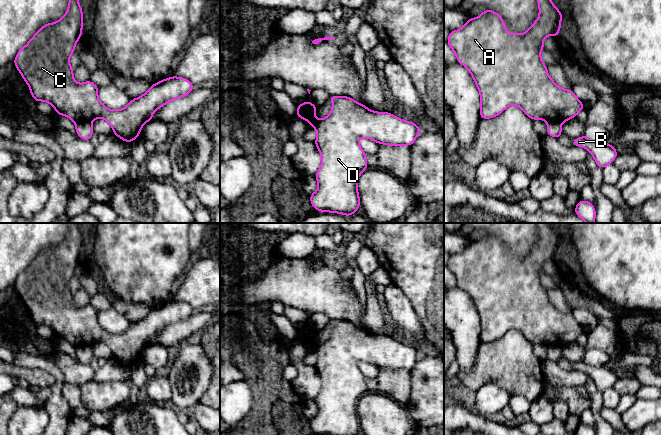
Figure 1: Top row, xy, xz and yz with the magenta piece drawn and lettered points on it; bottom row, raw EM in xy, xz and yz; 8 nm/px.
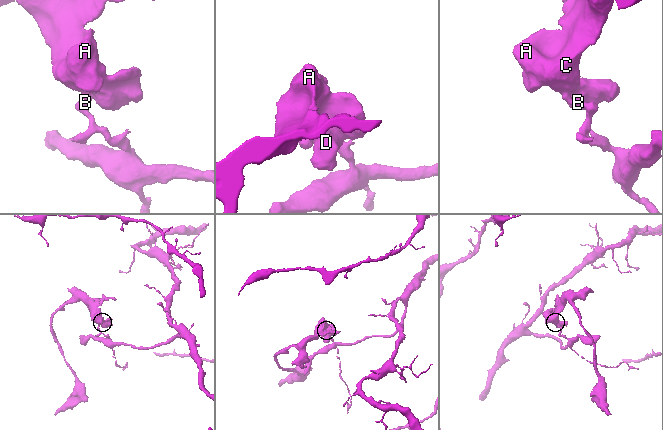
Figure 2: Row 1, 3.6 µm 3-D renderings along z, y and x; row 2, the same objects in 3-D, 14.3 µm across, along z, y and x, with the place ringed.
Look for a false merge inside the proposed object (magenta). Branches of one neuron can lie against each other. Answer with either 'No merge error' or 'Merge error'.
Merge error

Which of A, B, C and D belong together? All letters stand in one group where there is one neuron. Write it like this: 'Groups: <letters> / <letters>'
Groups: A C D / B

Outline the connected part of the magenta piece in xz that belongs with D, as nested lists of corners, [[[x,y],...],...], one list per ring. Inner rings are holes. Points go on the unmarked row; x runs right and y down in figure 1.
[[[332,320],[331,336],[321,344],[315,342],[317,329],[307,323],[297,329],[296,341],[300,341],[317,354],[314,365],[321,379],[321,390],[314,399],[318,405],[318,414],[310,418],[311,429],[319,435],[357,435],[360,430],[357,405],[359,400],[368,391],[366,377],[358,367],[359,362],[369,362],[378,368],[388,370],[411,370],[421,356],[420,351],[413,346],[405,345],[389,336],[375,336],[347,320]],[[309,327],[313,336],[306,338],[303,329]]]

